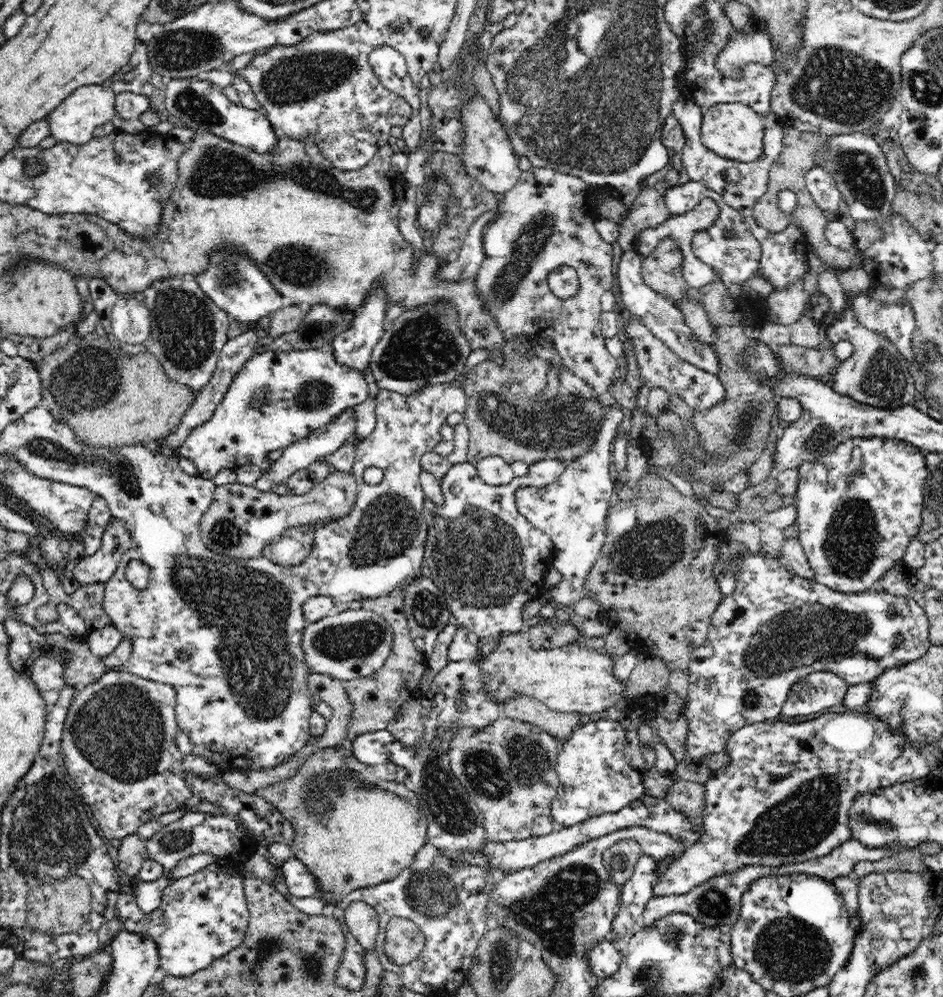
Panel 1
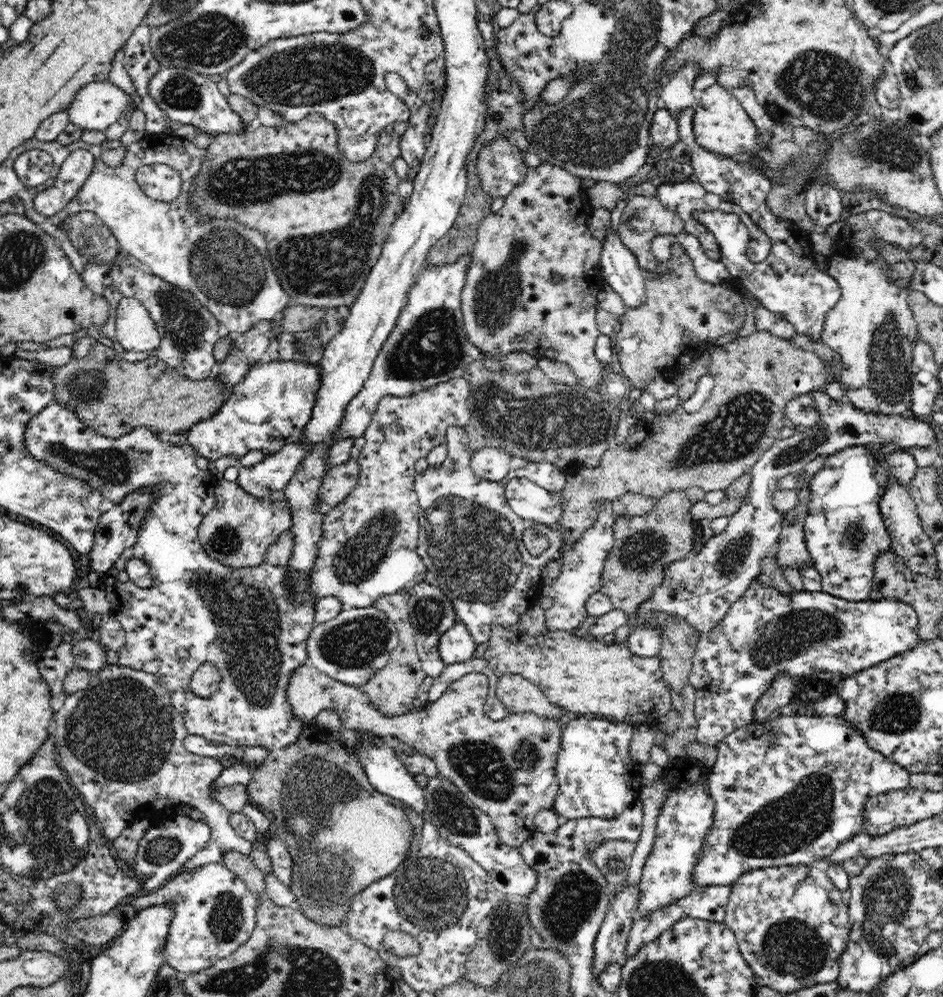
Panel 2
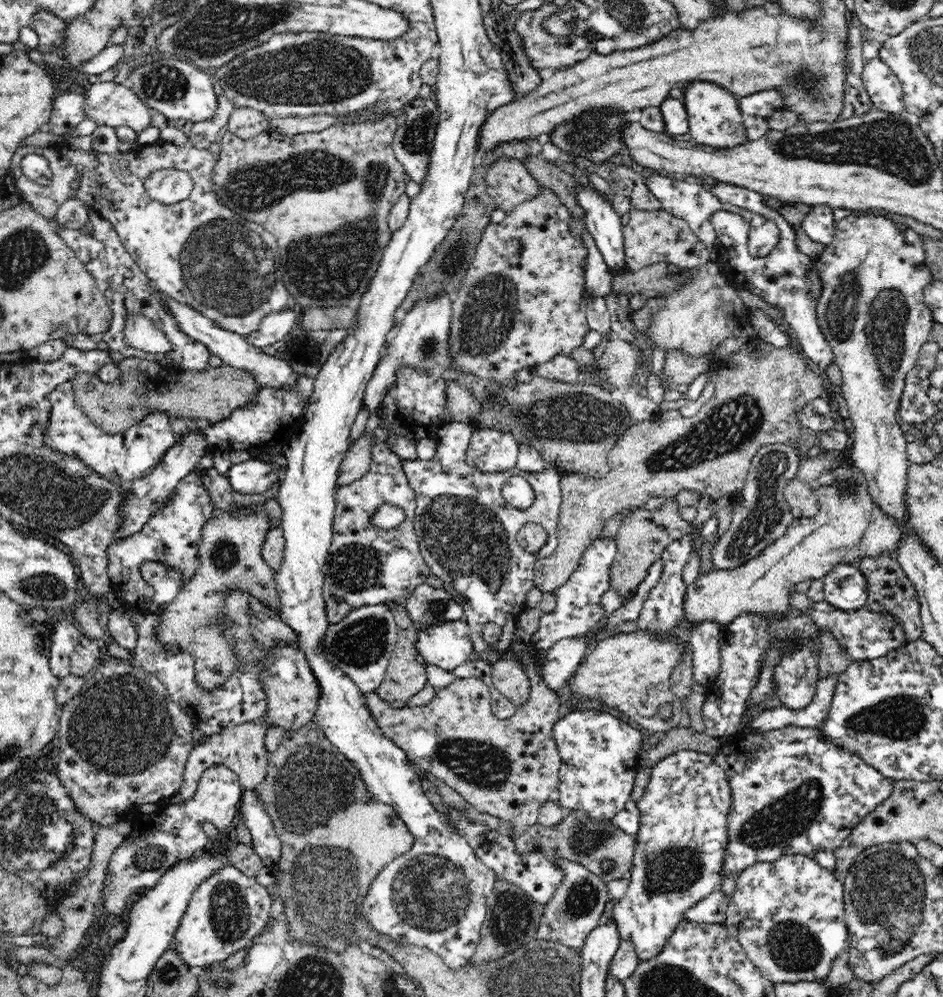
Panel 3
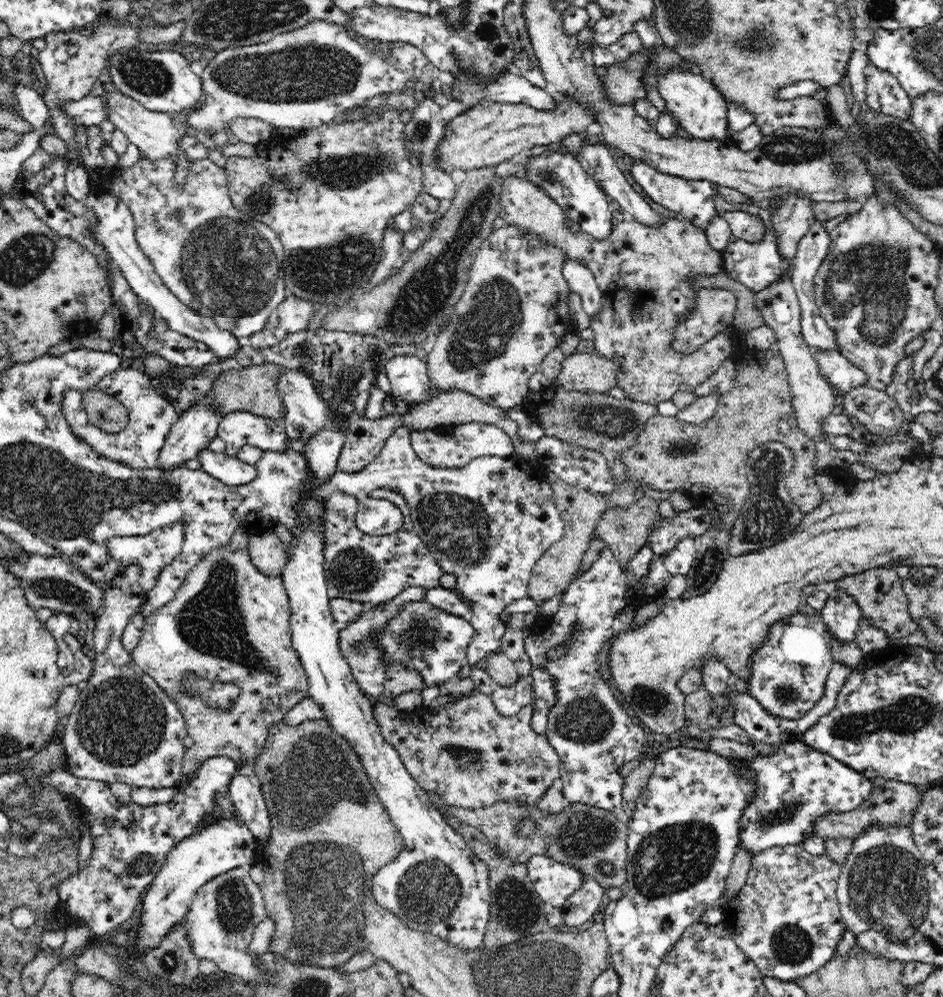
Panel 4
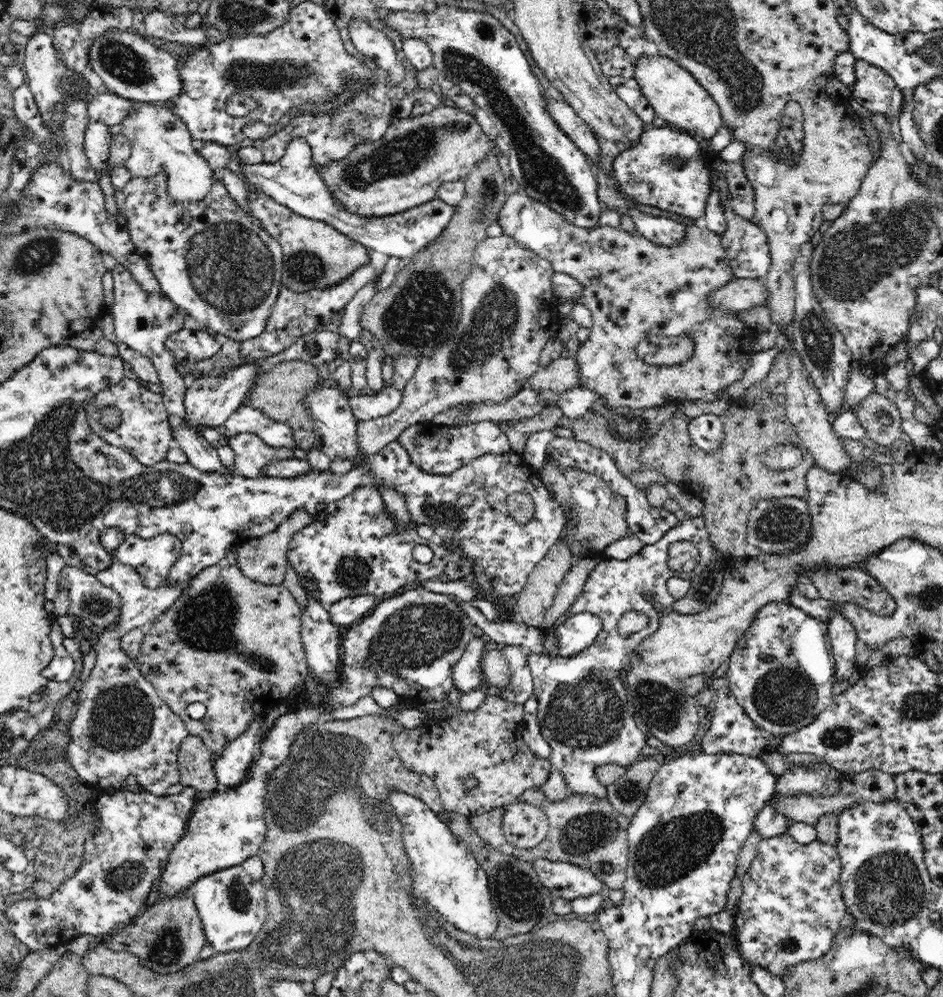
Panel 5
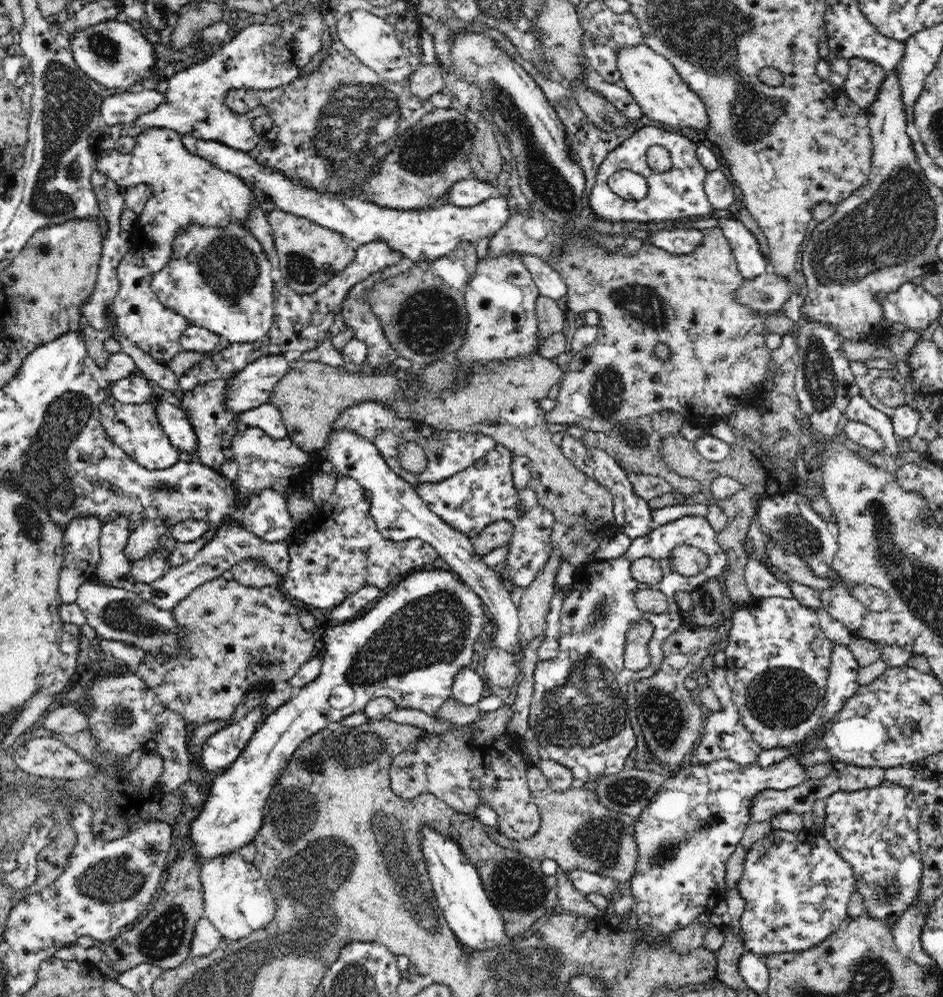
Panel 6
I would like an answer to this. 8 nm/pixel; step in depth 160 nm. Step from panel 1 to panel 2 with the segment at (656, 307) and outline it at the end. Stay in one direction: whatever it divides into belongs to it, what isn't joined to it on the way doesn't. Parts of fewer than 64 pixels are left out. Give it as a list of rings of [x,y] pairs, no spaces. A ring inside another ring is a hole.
[[[612,227],[607,228],[607,235],[605,239],[601,240],[604,248],[601,252],[600,258],[600,275],[602,280],[608,287],[611,287],[617,294],[621,295],[621,300],[629,309],[635,309],[642,307],[644,303],[647,303],[646,288],[645,288],[645,274],[636,256],[626,248],[626,245],[622,243],[620,235],[614,232]]]

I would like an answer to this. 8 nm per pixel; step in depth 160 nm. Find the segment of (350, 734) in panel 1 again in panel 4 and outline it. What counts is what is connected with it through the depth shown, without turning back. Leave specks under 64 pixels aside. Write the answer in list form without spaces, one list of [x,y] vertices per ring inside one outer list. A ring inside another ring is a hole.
[[[392,664],[387,667],[384,682],[384,700],[391,702],[403,692],[422,690],[424,683],[416,668]]]

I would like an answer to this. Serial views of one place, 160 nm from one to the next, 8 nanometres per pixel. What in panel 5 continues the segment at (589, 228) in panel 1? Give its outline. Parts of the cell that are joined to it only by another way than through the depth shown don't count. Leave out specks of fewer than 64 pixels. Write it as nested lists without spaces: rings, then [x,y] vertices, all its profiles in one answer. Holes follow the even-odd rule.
[[[502,234],[498,237],[486,237],[481,243],[477,246],[475,251],[475,256],[473,259],[473,264],[471,265],[471,274],[464,280],[462,284],[461,291],[461,318],[460,323],[457,325],[457,328],[452,333],[452,336],[448,338],[446,344],[440,345],[440,348],[436,348],[432,352],[432,356],[419,358],[418,368],[414,373],[414,376],[409,380],[406,388],[403,390],[403,398],[401,403],[398,405],[395,411],[392,411],[392,414],[386,416],[381,416],[374,420],[360,420],[357,421],[357,430],[356,430],[356,448],[358,450],[356,456],[354,457],[341,457],[338,460],[331,462],[330,472],[336,474],[348,474],[350,470],[356,468],[356,462],[362,462],[366,459],[368,455],[376,454],[380,452],[387,444],[390,444],[392,441],[396,441],[399,434],[402,434],[409,426],[413,424],[432,422],[433,416],[436,416],[439,412],[444,412],[448,407],[456,406],[458,404],[465,403],[490,403],[490,404],[502,404],[505,403],[508,399],[516,396],[518,392],[524,389],[524,383],[528,378],[531,378],[532,375],[535,375],[540,368],[540,352],[542,349],[550,342],[552,339],[557,338],[558,328],[560,326],[560,321],[564,315],[558,313],[558,299],[556,299],[556,294],[552,291],[552,278],[556,274],[556,270],[550,265],[550,262],[538,257],[534,252],[523,248],[521,244],[518,244],[511,236],[506,236]]]

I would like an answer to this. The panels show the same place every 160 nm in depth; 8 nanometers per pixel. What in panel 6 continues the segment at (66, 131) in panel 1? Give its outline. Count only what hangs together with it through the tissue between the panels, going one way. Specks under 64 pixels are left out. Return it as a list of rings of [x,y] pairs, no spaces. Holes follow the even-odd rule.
[[[146,128],[147,131],[136,136],[136,144],[130,154],[122,154],[116,150],[102,151],[94,159],[95,170],[101,172],[106,178],[117,182],[123,188],[147,184],[152,189],[150,200],[144,205],[143,211],[137,215],[136,223],[130,230],[130,250],[120,260],[117,269],[117,278],[120,282],[120,290],[113,302],[114,316],[116,316],[117,328],[120,334],[140,347],[140,350],[154,357],[158,363],[166,365],[177,352],[181,351],[178,346],[181,334],[191,323],[181,317],[174,317],[168,308],[156,297],[152,291],[151,283],[153,274],[160,272],[170,262],[172,257],[172,242],[180,228],[188,228],[190,224],[198,225],[228,225],[230,221],[239,221],[239,224],[247,230],[248,216],[252,206],[256,205],[256,195],[240,177],[235,174],[220,170],[209,160],[200,158],[183,145],[182,134],[172,128]]]

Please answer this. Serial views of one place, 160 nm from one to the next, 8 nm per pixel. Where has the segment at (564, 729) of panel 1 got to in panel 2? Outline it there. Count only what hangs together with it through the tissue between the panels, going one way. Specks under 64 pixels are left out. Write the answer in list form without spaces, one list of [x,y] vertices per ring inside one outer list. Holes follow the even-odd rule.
[[[522,675],[499,676],[495,693],[510,714],[534,713],[540,718],[558,721],[558,718],[564,712],[562,708],[552,704],[536,685]]]

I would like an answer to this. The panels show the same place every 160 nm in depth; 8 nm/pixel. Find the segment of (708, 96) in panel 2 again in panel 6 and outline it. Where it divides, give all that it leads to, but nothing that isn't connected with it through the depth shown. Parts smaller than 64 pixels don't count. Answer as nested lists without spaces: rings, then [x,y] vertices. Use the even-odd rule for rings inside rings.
[[[644,42],[636,46],[620,48],[616,56],[621,85],[634,97],[641,108],[642,116],[650,123],[665,126],[690,126],[704,130],[709,126],[705,104],[679,75],[675,66],[666,57],[652,51]]]

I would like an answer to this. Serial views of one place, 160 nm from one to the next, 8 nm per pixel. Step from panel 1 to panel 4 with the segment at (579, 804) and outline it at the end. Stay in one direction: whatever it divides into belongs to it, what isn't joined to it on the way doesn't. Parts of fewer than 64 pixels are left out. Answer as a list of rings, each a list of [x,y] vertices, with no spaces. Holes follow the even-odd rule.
[[[682,538],[673,551],[659,556],[658,559],[652,559],[645,579],[638,581],[630,568],[622,569],[613,552],[604,548],[600,551],[598,560],[594,560],[586,572],[578,573],[567,586],[558,612],[552,616],[541,617],[536,625],[528,628],[525,653],[530,657],[531,668],[543,668],[553,678],[556,704],[549,710],[545,736],[562,761],[560,772],[560,780],[563,782],[562,793],[569,803],[586,804],[612,812],[616,816],[624,811],[623,784],[626,778],[620,776],[619,768],[636,760],[649,743],[644,734],[646,729],[632,722],[628,712],[620,705],[620,700],[616,699],[616,691],[612,691],[608,681],[600,674],[598,656],[604,650],[604,644],[610,642],[614,636],[638,627],[632,623],[638,608],[661,596],[670,579],[688,574],[695,562],[697,551],[695,538]],[[556,645],[562,645],[566,652],[550,662],[545,654],[548,649]]]

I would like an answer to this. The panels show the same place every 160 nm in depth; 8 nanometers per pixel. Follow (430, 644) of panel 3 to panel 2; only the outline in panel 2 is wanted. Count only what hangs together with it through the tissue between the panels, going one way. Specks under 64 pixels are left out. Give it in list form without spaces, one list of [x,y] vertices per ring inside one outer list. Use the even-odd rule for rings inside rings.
[[[454,623],[439,638],[438,652],[446,665],[456,664],[472,659],[476,646],[468,627],[464,623]]]

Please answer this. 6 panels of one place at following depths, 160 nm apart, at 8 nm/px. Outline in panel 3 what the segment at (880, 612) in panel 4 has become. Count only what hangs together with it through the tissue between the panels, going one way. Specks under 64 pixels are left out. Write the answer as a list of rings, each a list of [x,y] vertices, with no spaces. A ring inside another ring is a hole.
[[[884,552],[882,556],[868,556],[860,560],[858,565],[868,585],[866,608],[871,609],[872,612],[890,612],[895,620],[903,625],[908,641],[920,639],[923,625],[919,613],[920,603],[912,581],[906,576],[896,555],[892,556]]]

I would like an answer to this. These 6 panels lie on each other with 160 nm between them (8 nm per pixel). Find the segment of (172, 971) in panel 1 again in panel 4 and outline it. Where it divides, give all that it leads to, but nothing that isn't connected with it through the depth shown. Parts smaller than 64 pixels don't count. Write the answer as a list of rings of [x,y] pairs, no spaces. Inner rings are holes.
[[[234,868],[204,883],[194,896],[184,920],[185,934],[192,954],[198,959],[215,962],[231,977],[240,981],[265,981],[264,974],[256,968],[258,955],[248,953],[256,925],[267,917],[266,900],[259,884],[254,883],[248,868]]]

